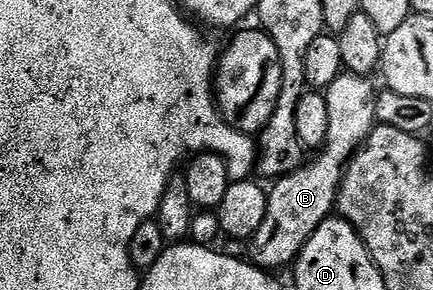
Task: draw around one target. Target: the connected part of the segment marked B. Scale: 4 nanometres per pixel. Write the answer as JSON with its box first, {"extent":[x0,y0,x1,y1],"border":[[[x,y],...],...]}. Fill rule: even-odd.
{"extent":[251,72,377,270],"border":[[[342,72],[341,76],[324,90],[327,99],[327,139],[317,157],[289,173],[278,177],[268,190],[267,216],[259,231],[251,239],[253,245],[252,264],[266,270],[292,266],[303,251],[307,239],[315,235],[318,227],[334,212],[337,194],[341,191],[341,179],[353,153],[369,138],[369,132],[377,124],[375,103],[377,93],[368,76]]]}

